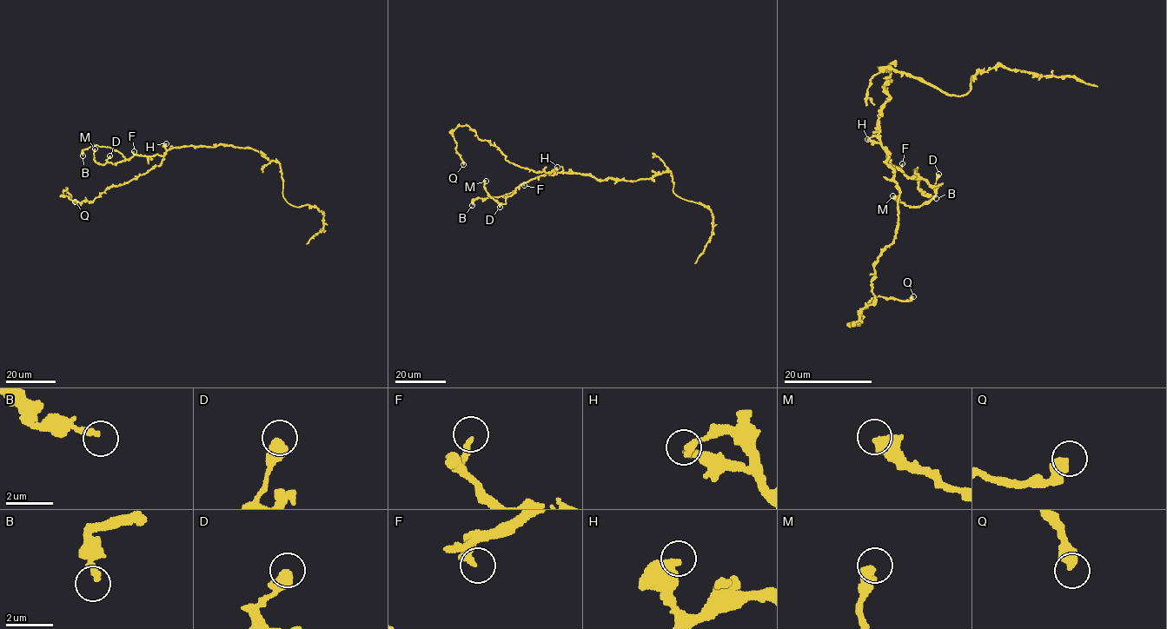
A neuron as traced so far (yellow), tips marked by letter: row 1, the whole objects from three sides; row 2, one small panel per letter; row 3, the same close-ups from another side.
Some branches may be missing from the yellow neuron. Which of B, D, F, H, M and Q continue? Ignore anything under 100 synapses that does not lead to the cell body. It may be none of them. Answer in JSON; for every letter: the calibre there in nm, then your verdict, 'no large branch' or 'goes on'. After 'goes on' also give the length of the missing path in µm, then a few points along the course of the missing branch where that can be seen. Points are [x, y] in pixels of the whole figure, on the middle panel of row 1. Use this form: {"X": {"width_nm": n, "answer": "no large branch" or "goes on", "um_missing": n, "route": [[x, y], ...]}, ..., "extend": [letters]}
{"B": {"width_nm": 240, "answer": "no large branch"}, "D": {"width_nm": 500, "answer": "no large branch"}, "F": {"width_nm": 280, "answer": "no large branch"}, "H": {"width_nm": 400, "answer": "no large branch"}, "M": {"width_nm": 550, "answer": "no large branch"}, "Q": {"width_nm": 480, "answer": "no large branch"}, "extend": []}

